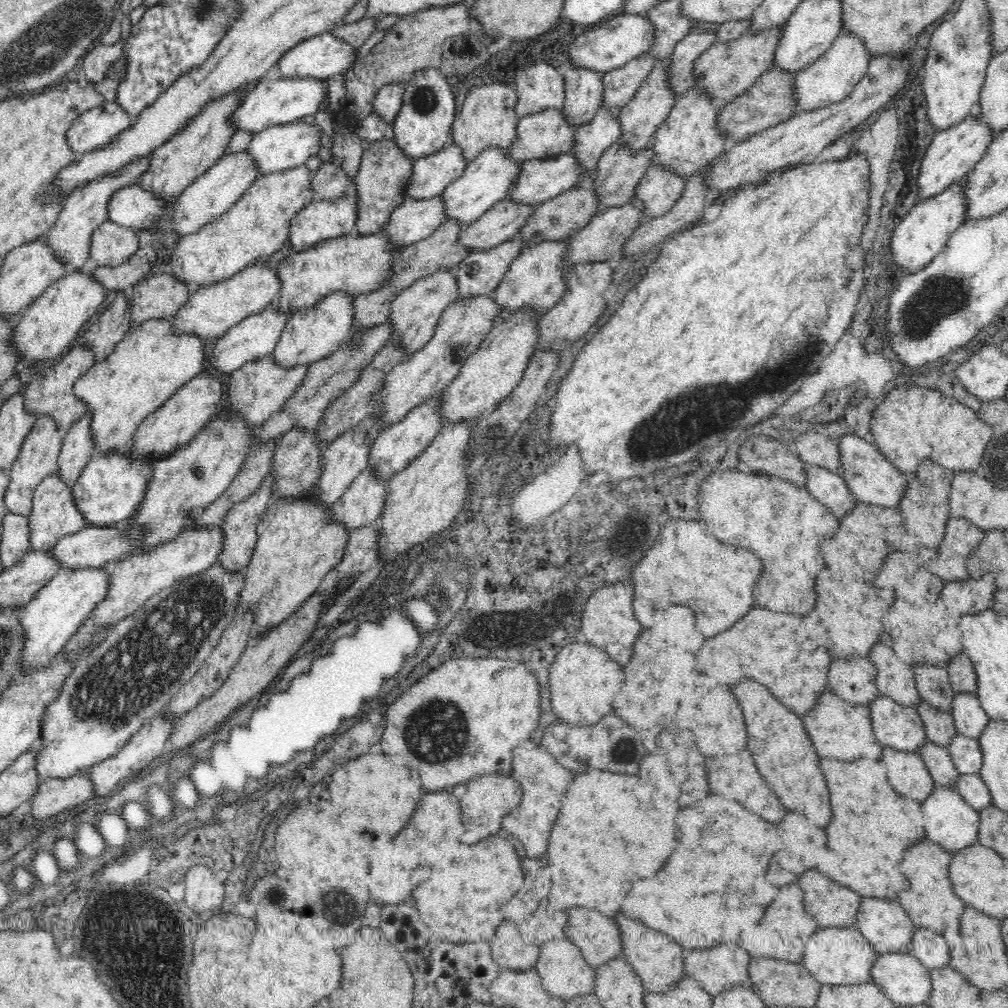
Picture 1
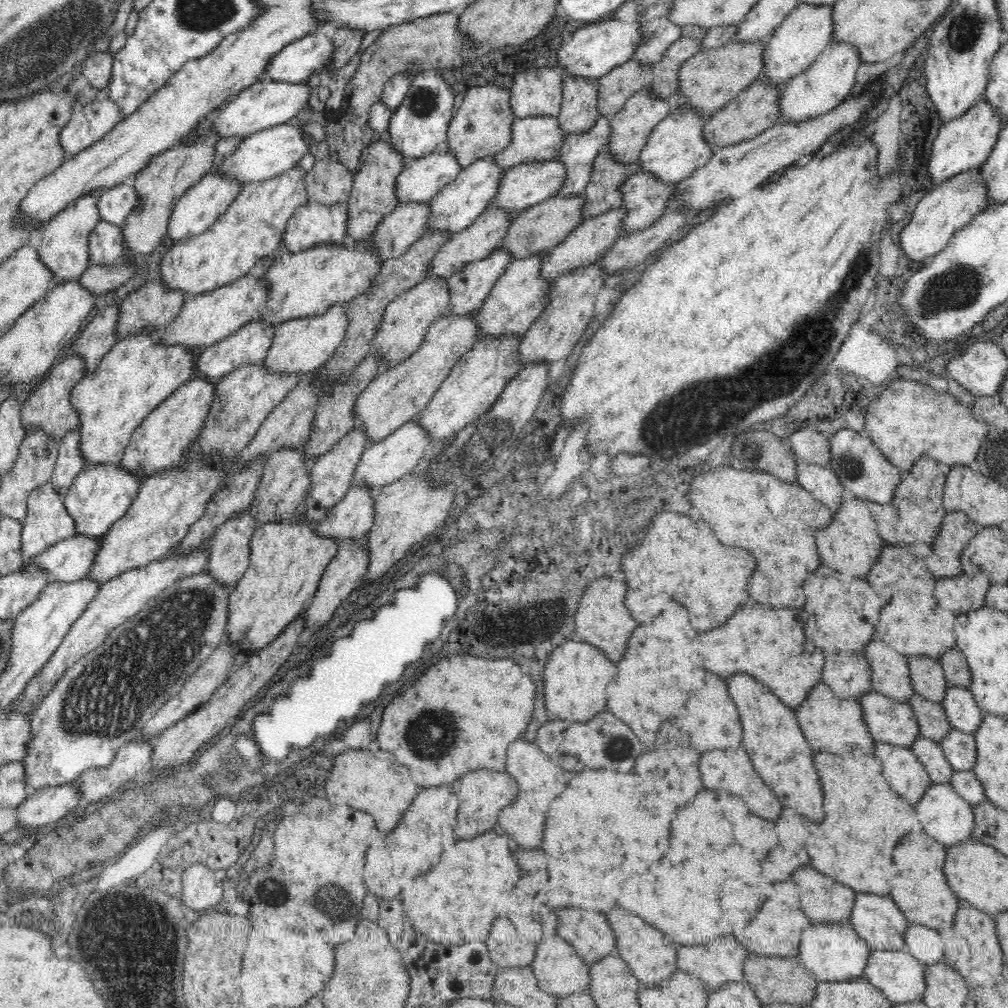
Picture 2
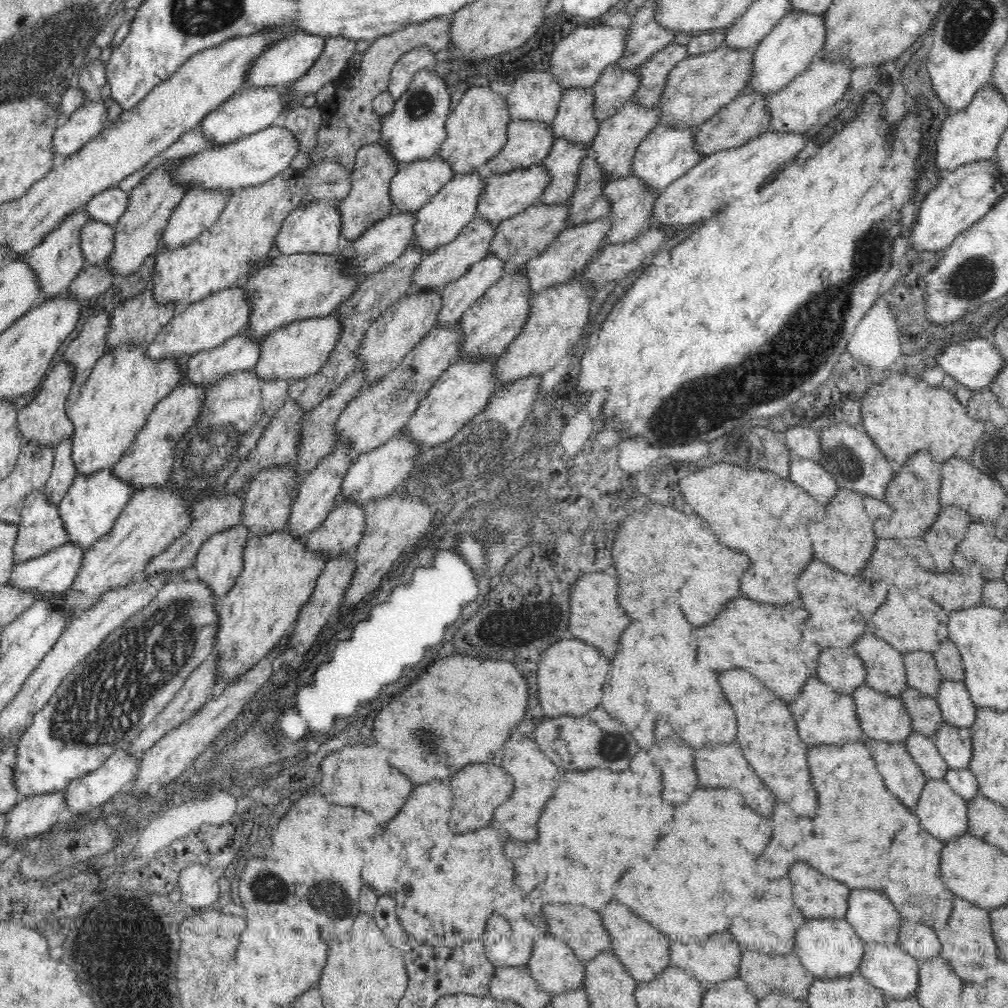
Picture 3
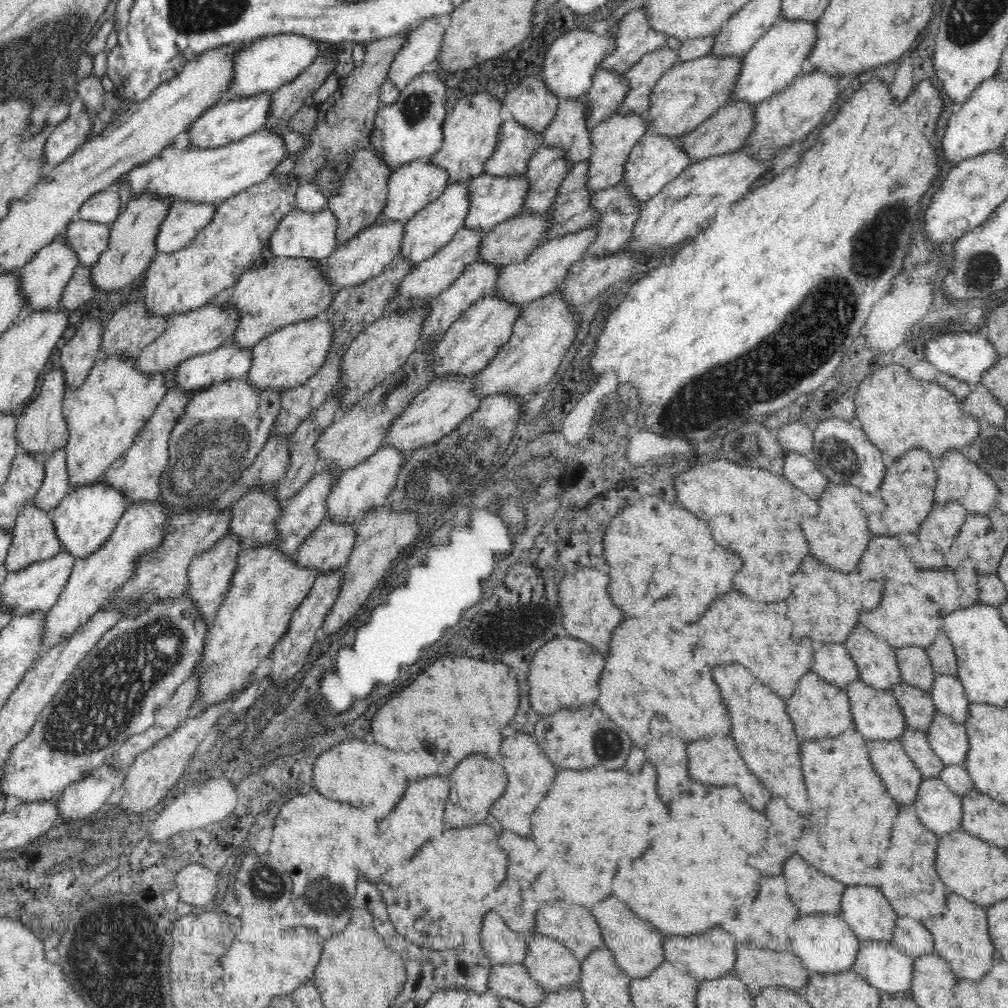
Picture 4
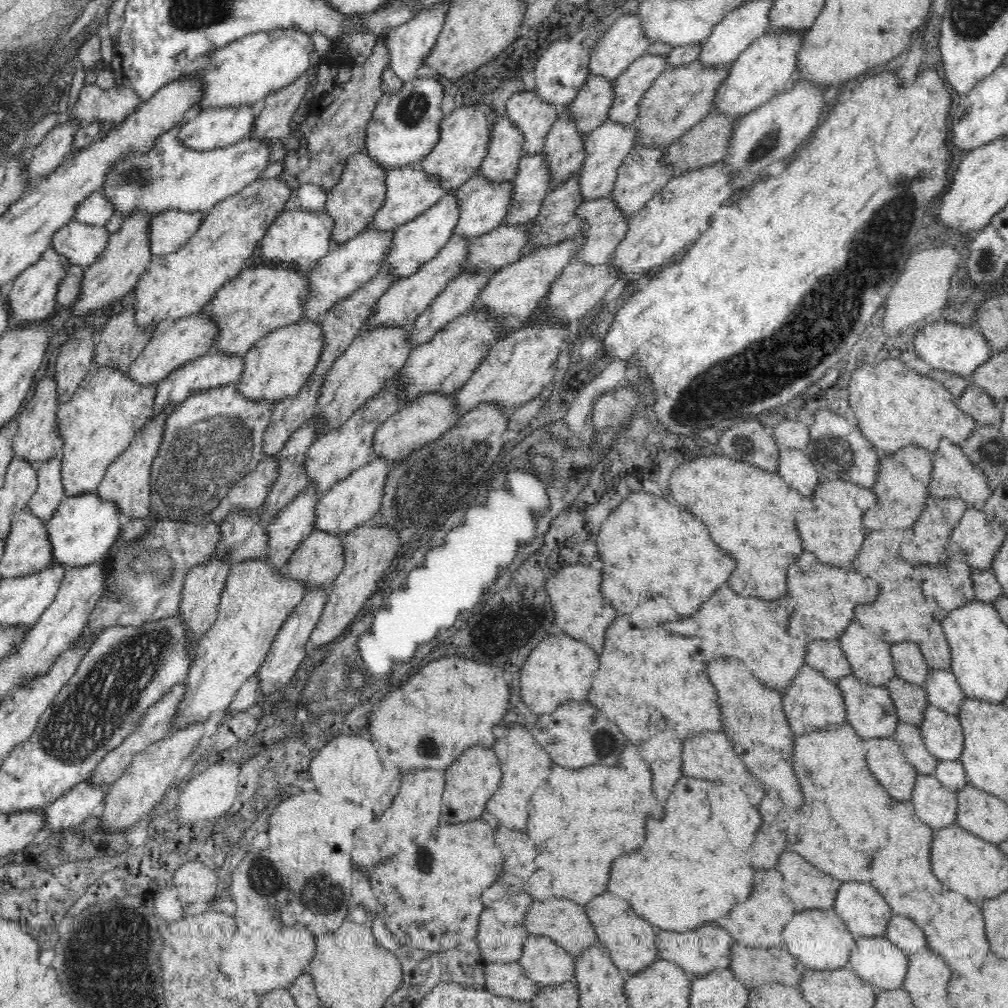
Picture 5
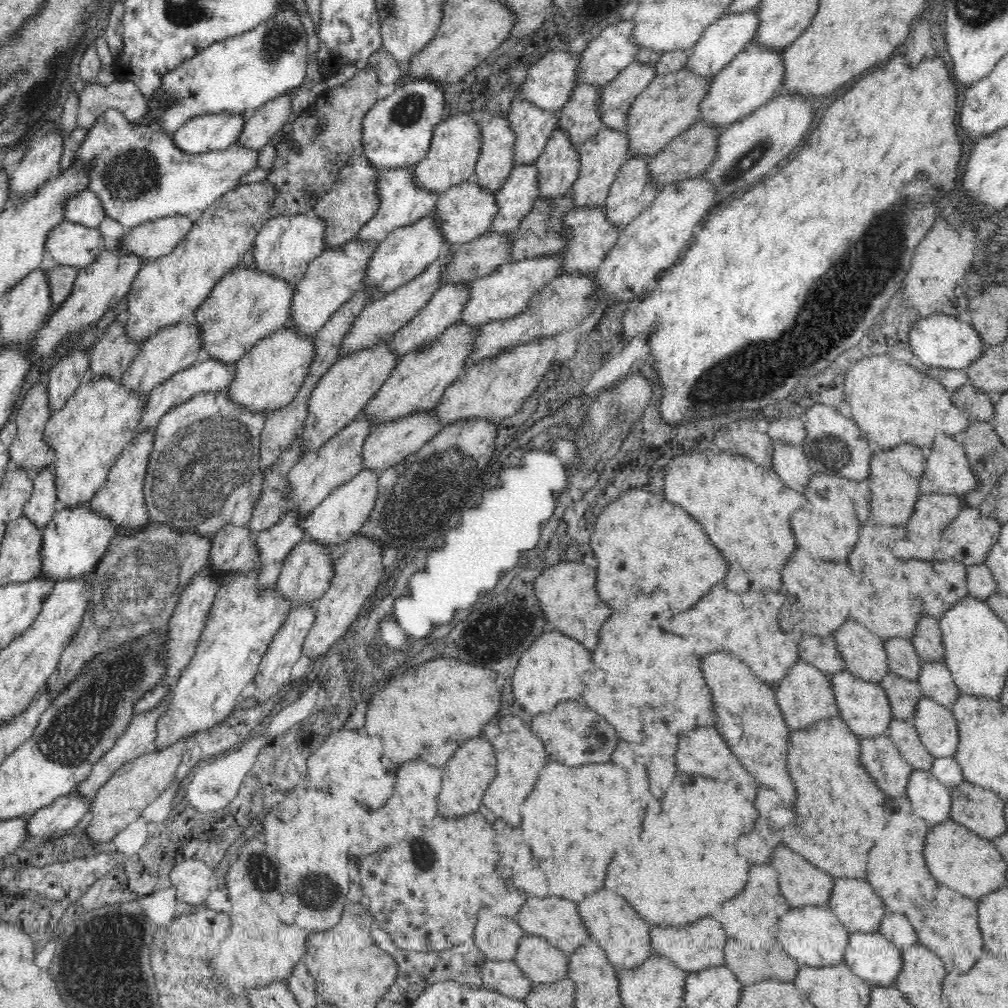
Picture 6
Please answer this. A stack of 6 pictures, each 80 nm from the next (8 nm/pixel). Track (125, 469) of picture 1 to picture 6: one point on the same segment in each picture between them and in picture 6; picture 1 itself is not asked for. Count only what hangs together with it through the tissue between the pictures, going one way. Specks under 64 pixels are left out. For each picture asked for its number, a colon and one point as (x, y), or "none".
2: (101, 494)
3: (92, 505)
4: (85, 518)
5: (83, 528)
6: (73, 542)

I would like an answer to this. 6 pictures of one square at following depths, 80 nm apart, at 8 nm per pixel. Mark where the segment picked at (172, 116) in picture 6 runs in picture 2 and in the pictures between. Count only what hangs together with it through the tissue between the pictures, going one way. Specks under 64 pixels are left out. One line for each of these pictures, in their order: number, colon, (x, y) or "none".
2: (296, 62)
3: (282, 64)
4: (268, 63)
5: (246, 71)

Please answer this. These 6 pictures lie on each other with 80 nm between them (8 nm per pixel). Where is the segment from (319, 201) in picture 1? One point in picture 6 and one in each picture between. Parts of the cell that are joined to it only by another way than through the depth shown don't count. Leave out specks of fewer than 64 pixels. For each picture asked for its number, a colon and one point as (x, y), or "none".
2: (311, 225)
3: (315, 226)
4: (312, 235)
5: (299, 239)
6: (284, 247)

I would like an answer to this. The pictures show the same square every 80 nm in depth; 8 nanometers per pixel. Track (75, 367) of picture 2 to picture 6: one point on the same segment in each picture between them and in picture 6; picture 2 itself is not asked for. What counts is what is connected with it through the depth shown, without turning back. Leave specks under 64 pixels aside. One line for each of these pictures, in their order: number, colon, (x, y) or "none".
3: (43, 420)
4: (41, 430)
5: (38, 439)
6: (28, 451)

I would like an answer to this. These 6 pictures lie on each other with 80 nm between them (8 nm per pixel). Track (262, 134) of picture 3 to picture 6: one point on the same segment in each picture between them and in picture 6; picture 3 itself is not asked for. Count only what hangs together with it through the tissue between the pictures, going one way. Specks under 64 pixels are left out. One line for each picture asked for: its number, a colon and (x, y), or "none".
4: (211, 175)
5: (170, 176)
6: (139, 174)

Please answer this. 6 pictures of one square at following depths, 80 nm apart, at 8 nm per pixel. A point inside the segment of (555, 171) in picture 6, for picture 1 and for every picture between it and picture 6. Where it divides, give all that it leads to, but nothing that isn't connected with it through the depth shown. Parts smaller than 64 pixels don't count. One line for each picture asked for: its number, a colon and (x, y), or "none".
1: (584, 90)
2: (578, 113)
3: (575, 120)
4: (568, 130)
5: (564, 148)

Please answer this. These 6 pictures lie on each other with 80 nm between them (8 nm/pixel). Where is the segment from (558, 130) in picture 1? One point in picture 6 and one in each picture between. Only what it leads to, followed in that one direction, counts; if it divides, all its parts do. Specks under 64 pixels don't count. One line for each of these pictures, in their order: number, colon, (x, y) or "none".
2: (538, 138)
3: (528, 142)
4: (517, 144)
5: (501, 162)
6: (495, 162)

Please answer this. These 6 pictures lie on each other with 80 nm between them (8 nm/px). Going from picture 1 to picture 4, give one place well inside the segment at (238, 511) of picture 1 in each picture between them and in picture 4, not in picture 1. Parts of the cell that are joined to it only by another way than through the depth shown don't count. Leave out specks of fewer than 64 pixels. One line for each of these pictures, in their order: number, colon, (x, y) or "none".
2: (228, 561)
3: (219, 562)
4: (210, 574)

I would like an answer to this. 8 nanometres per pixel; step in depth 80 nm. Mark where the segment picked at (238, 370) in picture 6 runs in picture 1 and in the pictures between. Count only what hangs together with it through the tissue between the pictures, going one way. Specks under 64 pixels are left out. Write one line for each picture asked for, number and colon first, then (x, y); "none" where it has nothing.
1: (311, 334)
2: (303, 345)
3: (296, 350)
4: (288, 357)
5: (278, 365)

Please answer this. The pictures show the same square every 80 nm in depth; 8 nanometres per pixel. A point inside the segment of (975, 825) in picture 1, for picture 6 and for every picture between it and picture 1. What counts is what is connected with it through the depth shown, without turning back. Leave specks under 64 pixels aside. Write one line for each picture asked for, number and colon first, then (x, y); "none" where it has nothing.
2: (944, 814)
3: (942, 812)
4: (940, 809)
5: (936, 804)
6: (932, 801)

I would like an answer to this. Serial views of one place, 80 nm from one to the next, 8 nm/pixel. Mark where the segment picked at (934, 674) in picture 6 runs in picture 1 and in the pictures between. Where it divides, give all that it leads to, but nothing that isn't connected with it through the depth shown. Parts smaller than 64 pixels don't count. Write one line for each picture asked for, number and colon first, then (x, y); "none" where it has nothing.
1: (970, 719)
2: (962, 711)
3: (957, 707)
4: (948, 694)
5: (943, 690)

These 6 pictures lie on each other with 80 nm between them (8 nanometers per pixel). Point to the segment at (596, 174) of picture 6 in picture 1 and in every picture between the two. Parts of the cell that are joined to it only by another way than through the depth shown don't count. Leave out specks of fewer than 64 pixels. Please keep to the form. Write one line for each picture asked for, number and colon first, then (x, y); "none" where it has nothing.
1: (654, 101)
2: (630, 127)
3: (617, 137)
4: (612, 139)
5: (606, 147)

